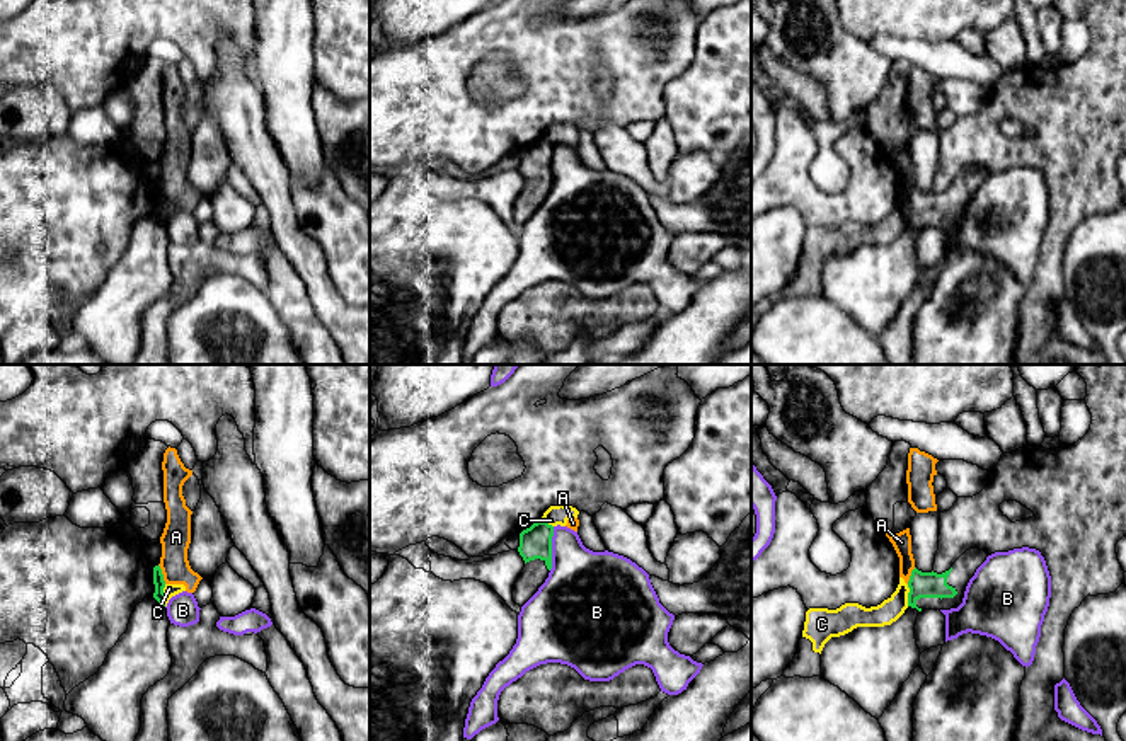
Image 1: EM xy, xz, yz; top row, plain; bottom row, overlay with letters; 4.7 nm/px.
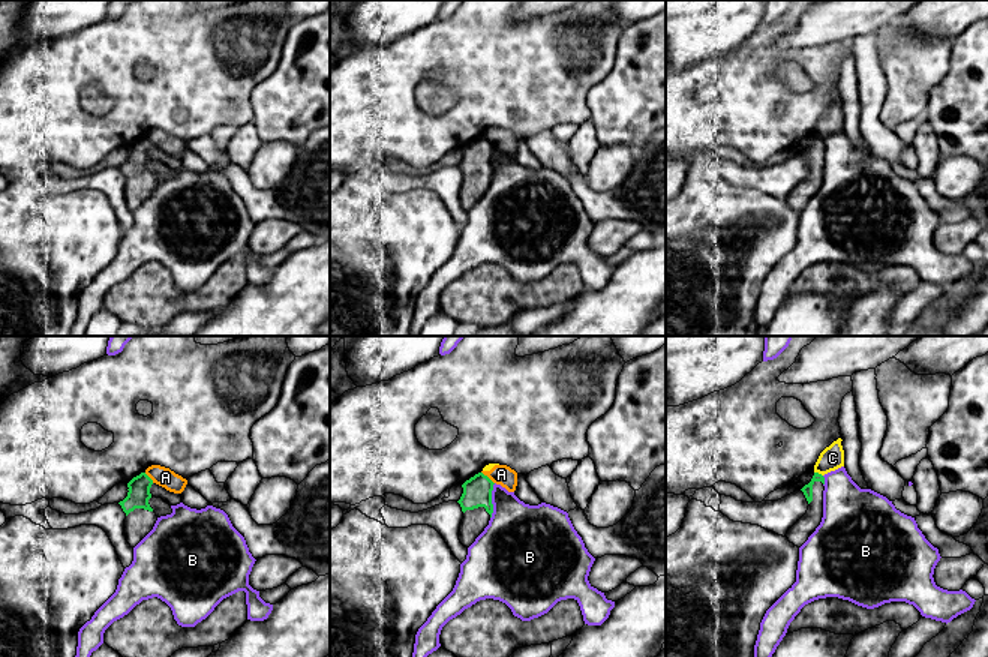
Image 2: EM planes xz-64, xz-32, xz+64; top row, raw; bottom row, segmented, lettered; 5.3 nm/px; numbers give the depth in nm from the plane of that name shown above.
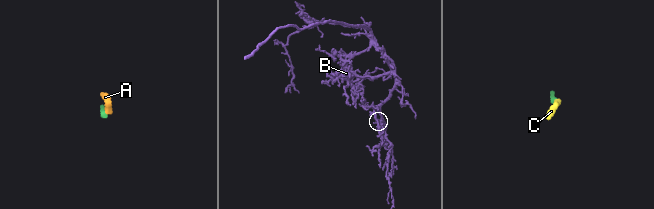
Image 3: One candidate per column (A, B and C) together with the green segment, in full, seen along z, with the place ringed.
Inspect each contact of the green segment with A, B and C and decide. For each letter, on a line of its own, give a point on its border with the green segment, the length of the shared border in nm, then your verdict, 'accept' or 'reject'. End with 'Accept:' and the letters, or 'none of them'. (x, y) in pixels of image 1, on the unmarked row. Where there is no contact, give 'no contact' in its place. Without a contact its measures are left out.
A: xy (162, 193) | 100 nm | reject
B: xz (551, 167) | 200 nm | reject
C: xy (164, 213) | 100 nm | reject
Accept: none of them

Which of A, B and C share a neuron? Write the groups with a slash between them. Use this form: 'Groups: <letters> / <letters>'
Groups: A C / B

